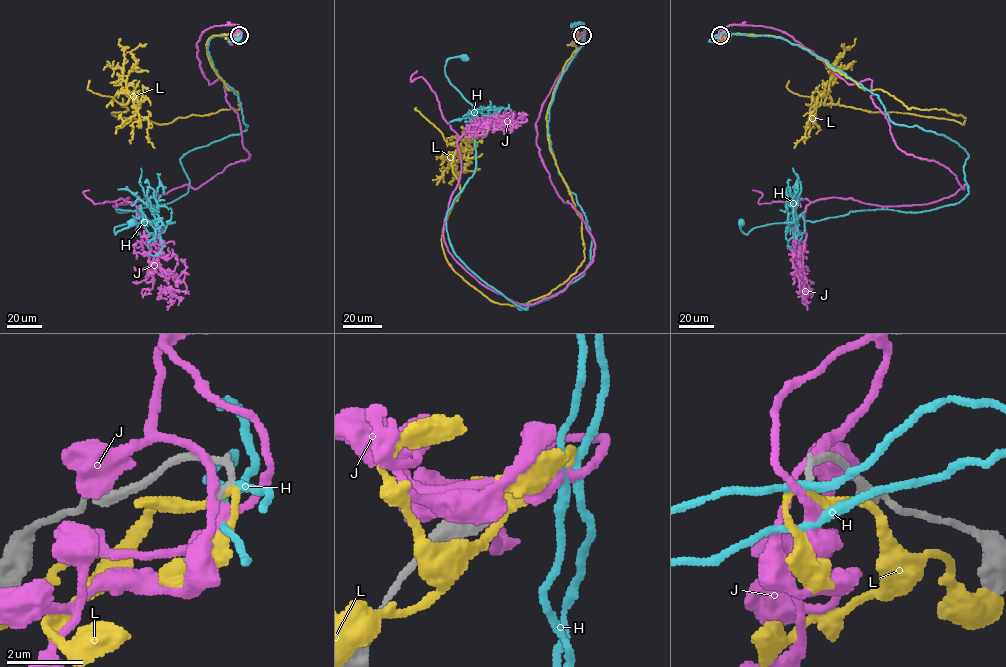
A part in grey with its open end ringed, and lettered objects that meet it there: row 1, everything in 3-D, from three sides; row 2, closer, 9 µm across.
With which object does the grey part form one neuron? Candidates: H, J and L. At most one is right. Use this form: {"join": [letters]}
{"join": []}

